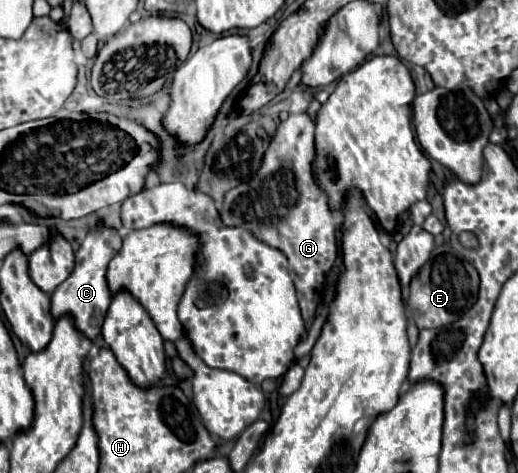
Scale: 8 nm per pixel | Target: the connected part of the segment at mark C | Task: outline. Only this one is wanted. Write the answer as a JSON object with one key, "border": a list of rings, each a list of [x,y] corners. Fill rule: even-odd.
{"border":[[[99,223],[81,241],[73,273],[51,295],[51,313],[53,313],[53,317],[59,319],[59,317],[63,317],[67,313],[73,315],[75,327],[79,331],[83,331],[91,341],[95,341],[99,337],[101,325],[105,321],[105,315],[107,315],[107,309],[109,309],[109,303],[111,303],[111,291],[107,287],[105,275],[107,275],[109,261],[115,257],[119,247],[121,247],[121,237],[117,235],[117,229],[105,227],[103,223]]]}

